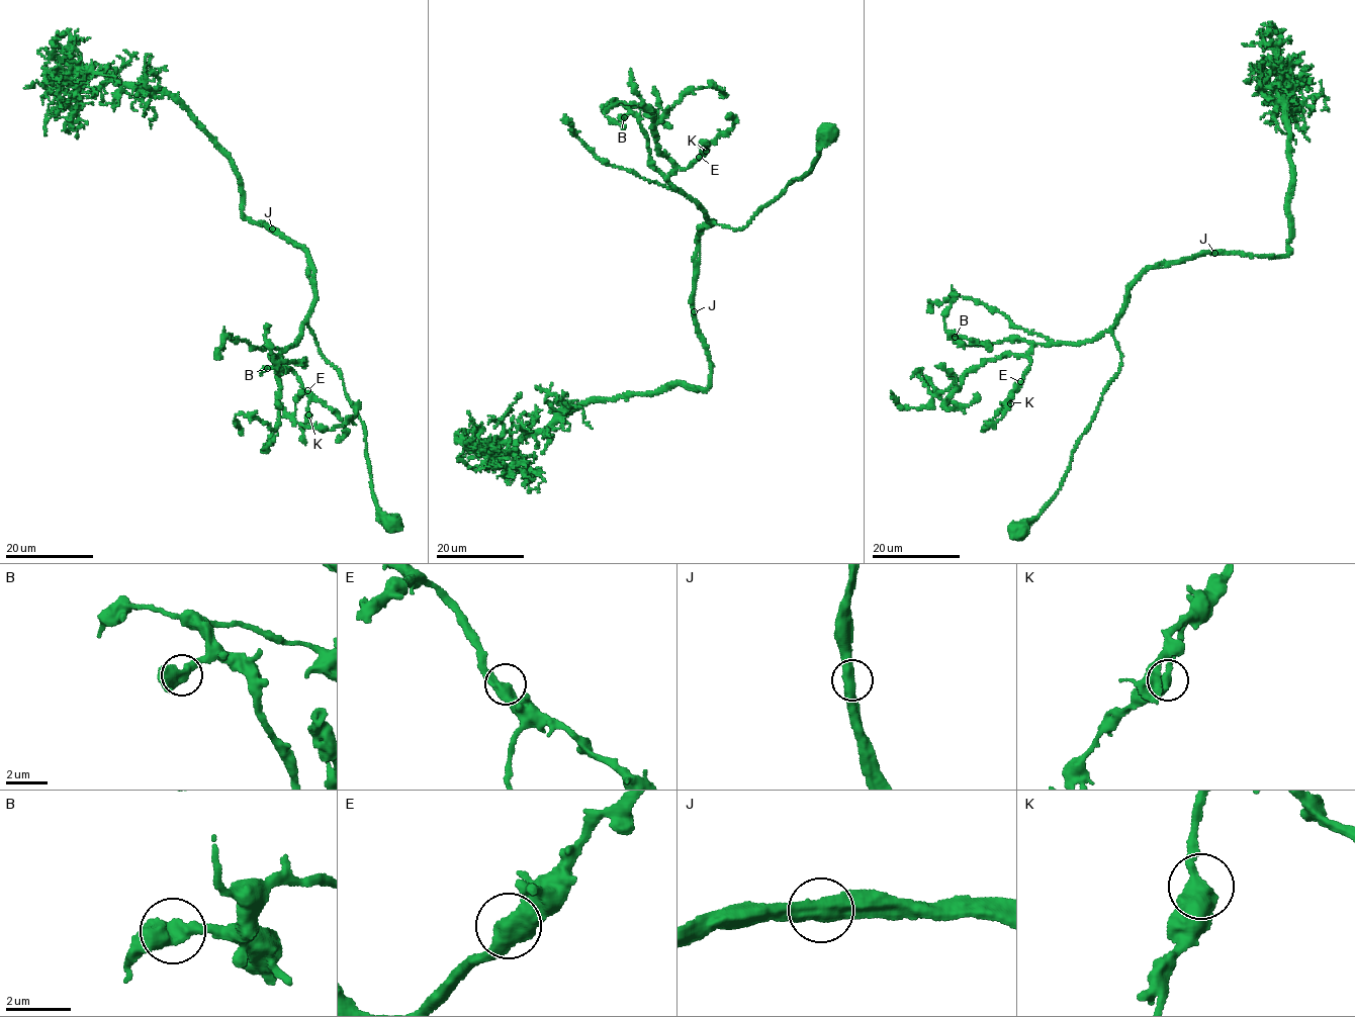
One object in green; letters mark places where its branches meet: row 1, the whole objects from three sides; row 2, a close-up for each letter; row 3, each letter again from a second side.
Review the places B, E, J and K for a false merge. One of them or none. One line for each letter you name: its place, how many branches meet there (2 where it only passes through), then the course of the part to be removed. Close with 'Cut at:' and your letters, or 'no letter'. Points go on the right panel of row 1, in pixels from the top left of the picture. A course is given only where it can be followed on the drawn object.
Cut at: no letter

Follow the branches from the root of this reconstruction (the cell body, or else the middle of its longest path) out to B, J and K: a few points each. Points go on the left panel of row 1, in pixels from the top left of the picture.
B: (390, 523), (377, 510), (372, 493), (358, 412), (305, 321), (295, 343), (273, 356), (279, 372), (267, 368)
J: (390, 523), (377, 510), (372, 493), (358, 412), (307, 326), (314, 282), (305, 251), (272, 228)
K: (390, 523), (377, 510), (372, 493), (358, 412), (305, 321), (295, 343), (278, 356), (309, 397), (308, 414)

